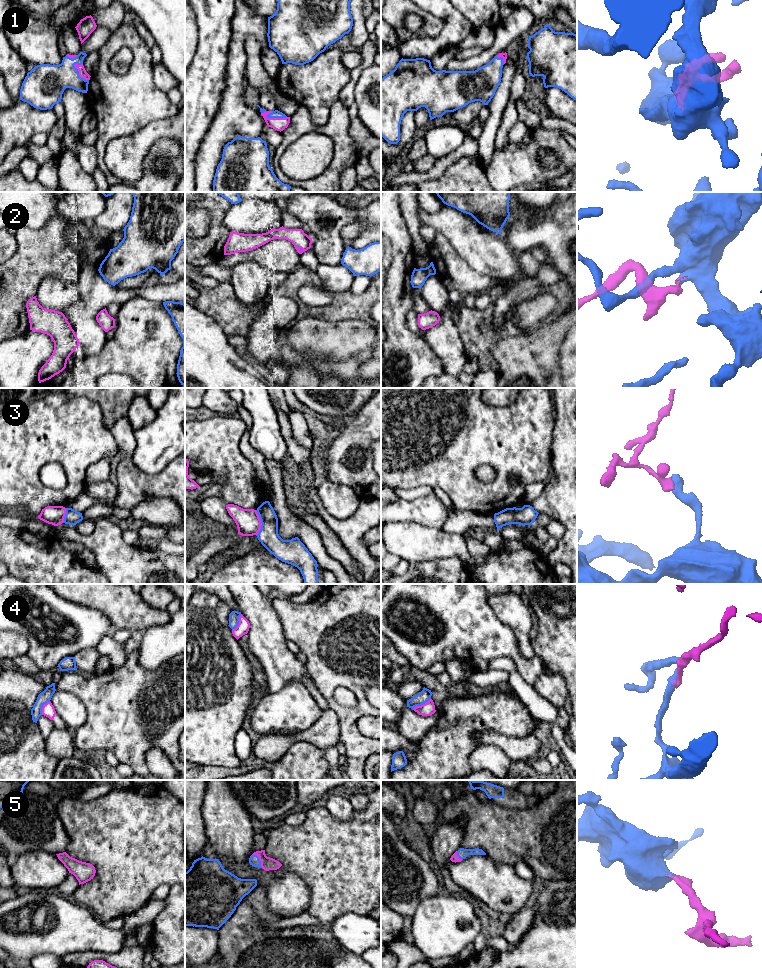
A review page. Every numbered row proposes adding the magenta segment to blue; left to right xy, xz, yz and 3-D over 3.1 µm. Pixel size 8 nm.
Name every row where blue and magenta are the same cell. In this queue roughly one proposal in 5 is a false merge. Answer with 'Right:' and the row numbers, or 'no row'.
Right: 1, 2, 5

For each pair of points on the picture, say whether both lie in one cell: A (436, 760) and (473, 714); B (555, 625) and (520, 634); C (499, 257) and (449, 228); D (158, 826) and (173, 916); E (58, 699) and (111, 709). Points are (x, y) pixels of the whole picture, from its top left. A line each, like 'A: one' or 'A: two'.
A: one
B: two
C: one
D: two
E: two

